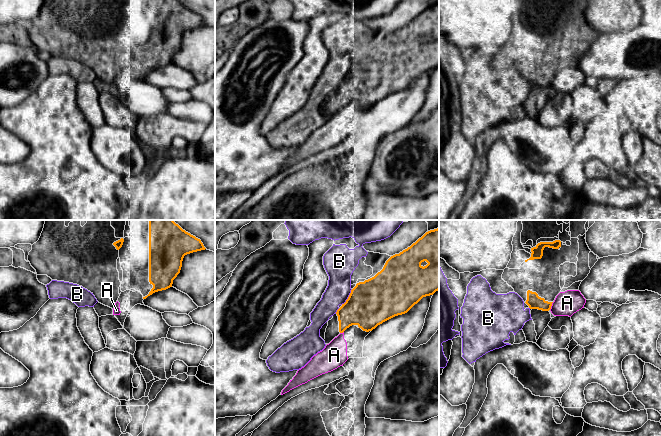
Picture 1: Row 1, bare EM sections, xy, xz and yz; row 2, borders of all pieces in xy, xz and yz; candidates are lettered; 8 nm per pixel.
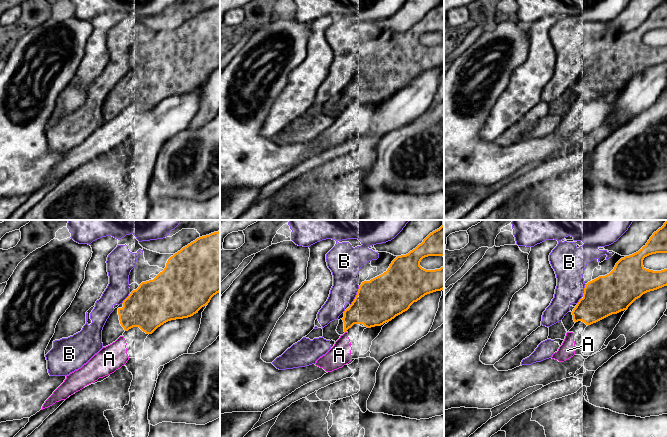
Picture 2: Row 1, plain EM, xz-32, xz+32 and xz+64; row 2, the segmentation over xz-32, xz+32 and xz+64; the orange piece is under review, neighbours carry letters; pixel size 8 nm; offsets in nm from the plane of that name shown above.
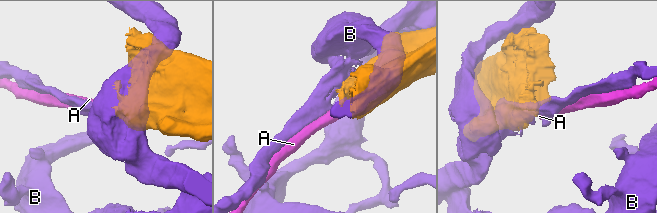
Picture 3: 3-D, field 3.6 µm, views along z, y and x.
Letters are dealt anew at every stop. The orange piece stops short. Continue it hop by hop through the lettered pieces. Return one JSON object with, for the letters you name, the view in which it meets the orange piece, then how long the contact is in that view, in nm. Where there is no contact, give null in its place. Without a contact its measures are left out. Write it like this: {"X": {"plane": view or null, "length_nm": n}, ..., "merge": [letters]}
{"merge": []}

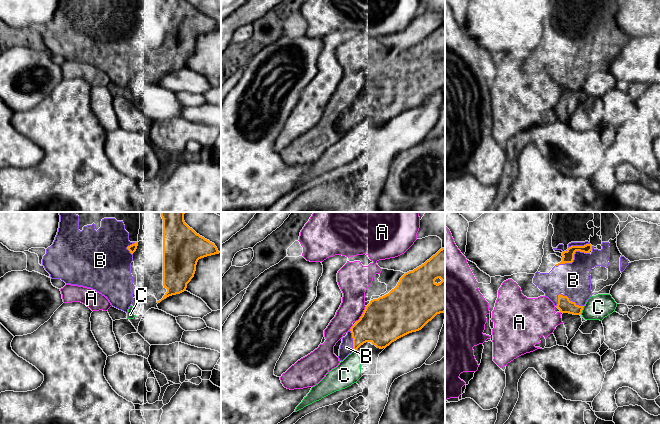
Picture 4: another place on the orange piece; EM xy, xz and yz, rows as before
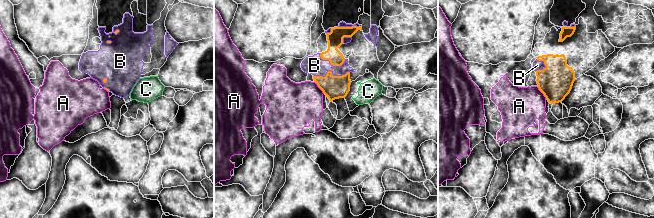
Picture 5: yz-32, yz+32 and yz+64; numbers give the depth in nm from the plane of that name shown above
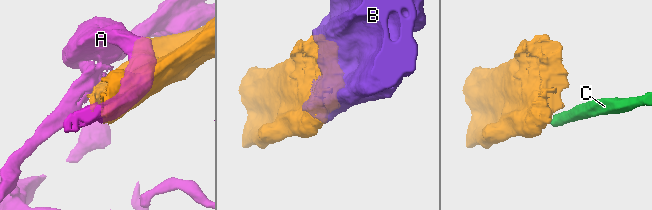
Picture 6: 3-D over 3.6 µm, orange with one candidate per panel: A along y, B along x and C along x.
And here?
{"B": {"plane": "yz", "length_nm": 300}, "merge": ["B"]}

